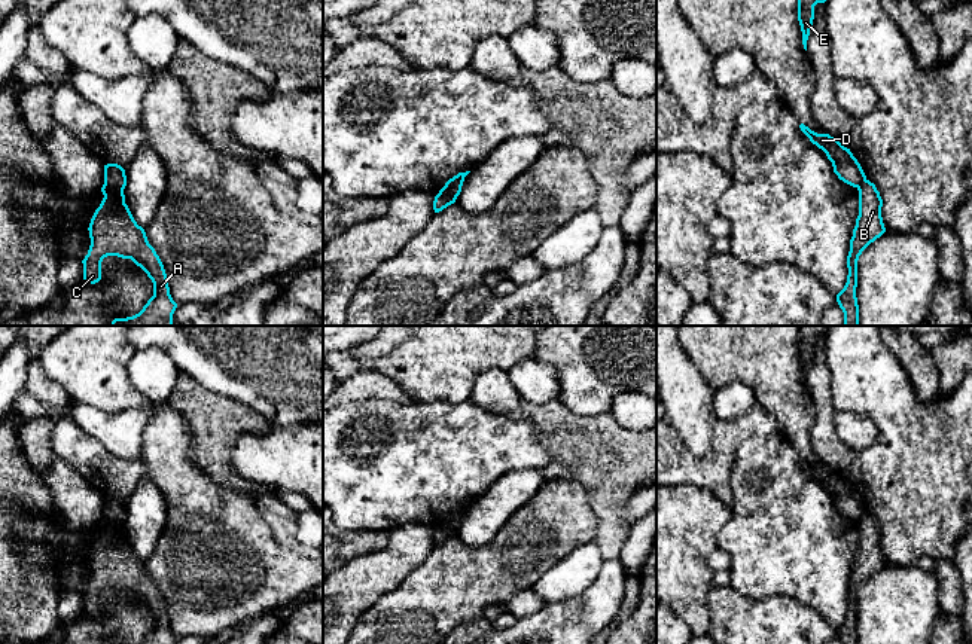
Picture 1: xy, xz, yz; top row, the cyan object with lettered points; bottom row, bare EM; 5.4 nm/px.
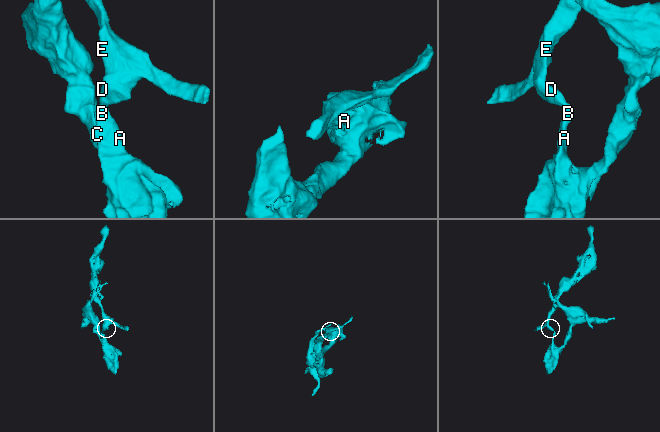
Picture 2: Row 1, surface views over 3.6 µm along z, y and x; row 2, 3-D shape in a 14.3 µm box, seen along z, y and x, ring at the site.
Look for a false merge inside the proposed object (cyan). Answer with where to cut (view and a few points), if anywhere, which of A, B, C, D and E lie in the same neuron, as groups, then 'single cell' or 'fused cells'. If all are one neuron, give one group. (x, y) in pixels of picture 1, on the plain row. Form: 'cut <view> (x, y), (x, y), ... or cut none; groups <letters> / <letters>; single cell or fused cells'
cut xy (104, 516), (122, 525); groups A B C / D E; fused cells

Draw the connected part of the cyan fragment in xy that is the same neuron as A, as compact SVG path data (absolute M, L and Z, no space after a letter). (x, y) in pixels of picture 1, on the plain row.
M103 518L104 528L89 556L91 579L82 593L83 613L95 617L101 613L101 595L107 589L131 592L153 616L153 629L141 644L176 644L167 607L146 565L134 553L122 524Z

